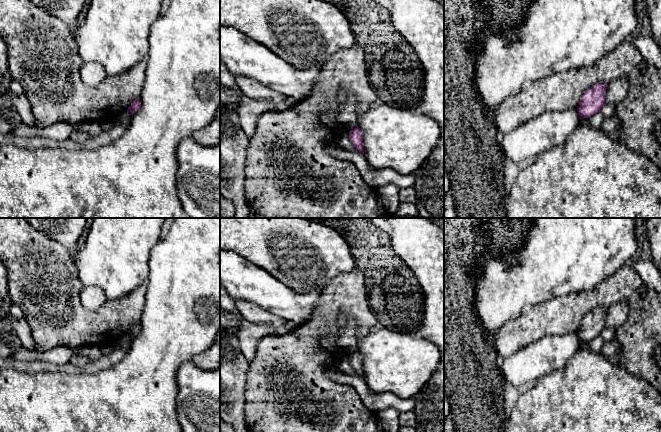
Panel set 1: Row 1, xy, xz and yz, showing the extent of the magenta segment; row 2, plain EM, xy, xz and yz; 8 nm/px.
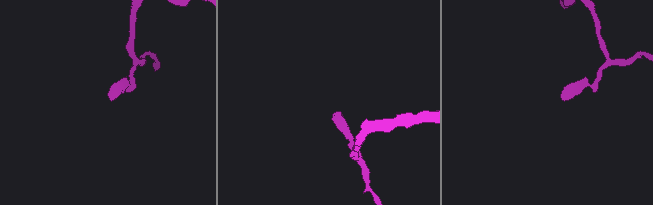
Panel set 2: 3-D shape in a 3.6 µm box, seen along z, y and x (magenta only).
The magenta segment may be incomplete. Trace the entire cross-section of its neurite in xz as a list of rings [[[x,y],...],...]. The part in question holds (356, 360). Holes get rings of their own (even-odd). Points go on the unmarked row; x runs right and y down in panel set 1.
[[[357,351],[350,354],[349,360],[356,374],[364,378],[365,374],[364,374],[364,367],[363,367],[363,358],[360,352]]]

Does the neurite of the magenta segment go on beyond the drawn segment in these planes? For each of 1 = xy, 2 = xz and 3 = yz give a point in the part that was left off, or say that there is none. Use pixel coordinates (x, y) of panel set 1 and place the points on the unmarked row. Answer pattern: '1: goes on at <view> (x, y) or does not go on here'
1: does not go on here
2: does not go on here
3: does not go on here

